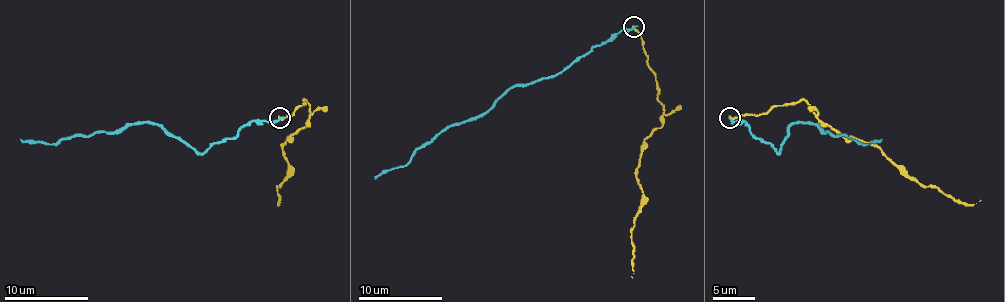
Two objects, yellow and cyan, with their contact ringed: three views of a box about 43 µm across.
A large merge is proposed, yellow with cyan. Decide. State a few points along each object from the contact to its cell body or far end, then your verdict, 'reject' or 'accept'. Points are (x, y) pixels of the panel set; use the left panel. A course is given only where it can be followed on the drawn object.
course yellow (280, 118), (292, 114), (303, 99), (309, 106), (309, 123), (284, 144), (288, 175), (278, 188), (278, 200); course cyan (280, 118), (252, 120), (233, 137), (215, 142), (202, 152), (151, 123), (71, 135), (50, 144), (21, 139); reject

